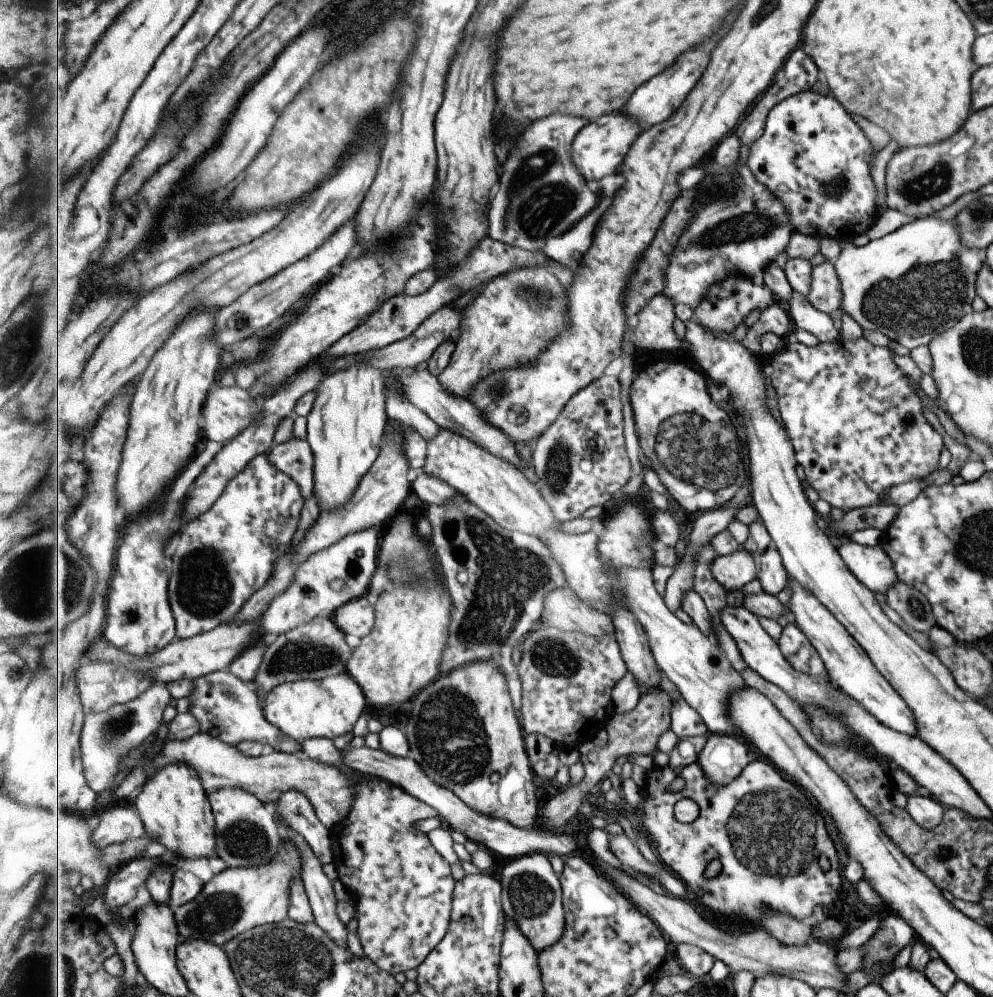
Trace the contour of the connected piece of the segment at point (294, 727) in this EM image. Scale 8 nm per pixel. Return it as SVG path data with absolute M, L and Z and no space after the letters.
M347 674L321 680L303 679L283 683L270 690L263 702L268 721L302 744L317 737L336 740L353 732L357 720L365 712L365 706L367 700L361 686Z

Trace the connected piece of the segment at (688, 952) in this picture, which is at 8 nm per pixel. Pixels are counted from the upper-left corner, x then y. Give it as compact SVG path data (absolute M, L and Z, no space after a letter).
M679 943L674 946L674 956L679 961L681 968L690 972L697 979L708 977L716 958L693 943Z

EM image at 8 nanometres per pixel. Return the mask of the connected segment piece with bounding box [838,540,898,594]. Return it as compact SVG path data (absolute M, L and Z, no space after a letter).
M850 540L838 552L850 572L871 592L885 594L898 580L891 559L878 544L861 546Z

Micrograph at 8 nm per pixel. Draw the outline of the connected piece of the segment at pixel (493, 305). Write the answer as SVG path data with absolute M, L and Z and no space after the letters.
M524 268L498 276L476 291L473 304L465 308L462 338L456 344L451 364L438 379L447 392L469 399L478 384L491 373L533 367L550 344L568 330L571 321L568 290L559 280L555 280L555 274L549 268Z

